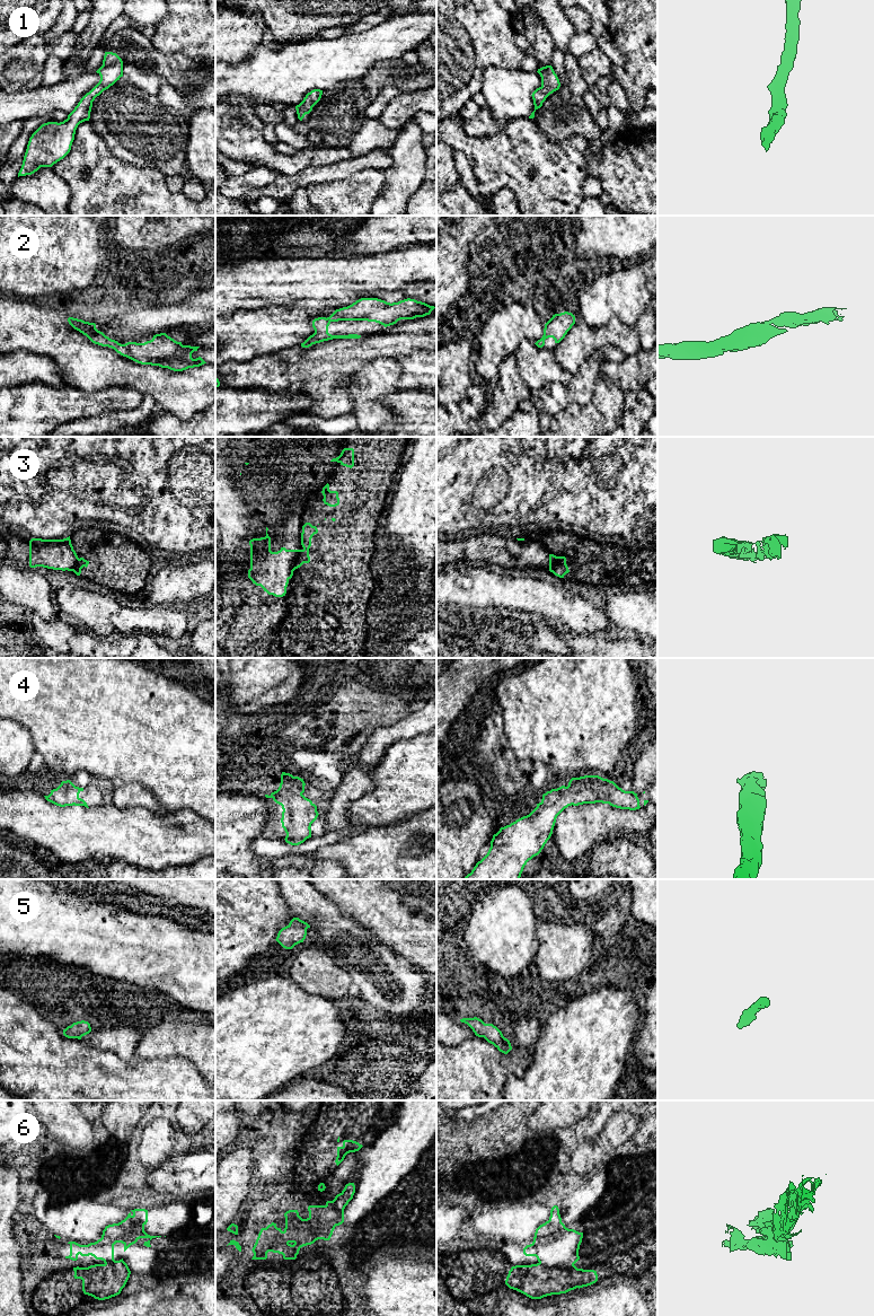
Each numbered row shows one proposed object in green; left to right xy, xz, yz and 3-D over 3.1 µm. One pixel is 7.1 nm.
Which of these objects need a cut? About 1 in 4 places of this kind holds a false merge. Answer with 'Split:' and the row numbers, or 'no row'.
Split: 3, 6

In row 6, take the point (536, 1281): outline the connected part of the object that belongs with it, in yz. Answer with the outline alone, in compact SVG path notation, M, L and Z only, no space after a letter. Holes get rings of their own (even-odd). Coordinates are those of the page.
M537 1263L512 1266L505 1284L531 1299L541 1299L588 1287L597 1281L598 1274L594 1270L577 1269L575 1265L565 1269L548 1267Z

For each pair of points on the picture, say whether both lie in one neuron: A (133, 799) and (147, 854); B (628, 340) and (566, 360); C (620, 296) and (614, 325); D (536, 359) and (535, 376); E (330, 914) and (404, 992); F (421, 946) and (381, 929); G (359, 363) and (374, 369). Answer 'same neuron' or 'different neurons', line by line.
A: different neurons
B: same neuron
C: different neurons
D: same neuron
E: same neuron
F: same neuron
G: different neurons

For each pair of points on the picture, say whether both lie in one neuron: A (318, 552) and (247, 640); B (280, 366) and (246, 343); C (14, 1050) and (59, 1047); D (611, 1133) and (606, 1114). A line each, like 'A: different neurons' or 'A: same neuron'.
A: different neurons
B: different neurons
C: same neuron
D: different neurons

